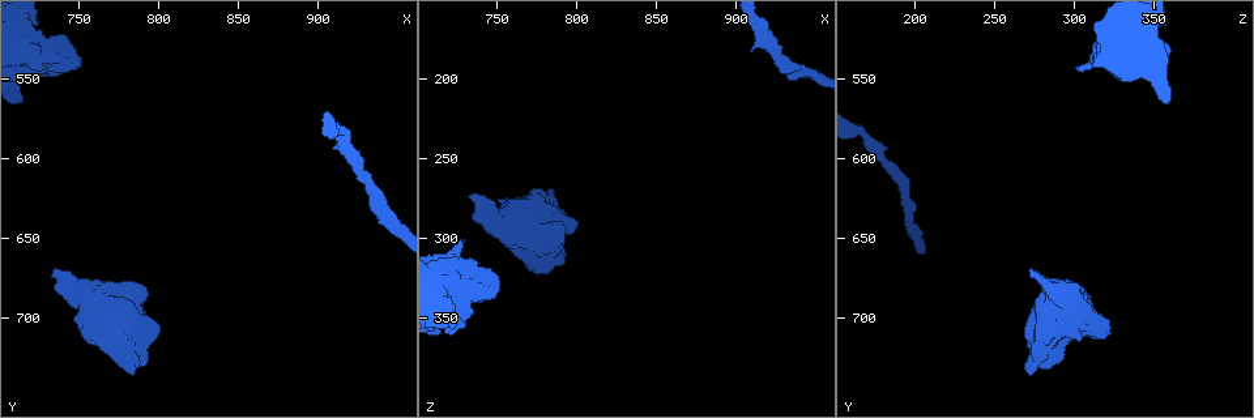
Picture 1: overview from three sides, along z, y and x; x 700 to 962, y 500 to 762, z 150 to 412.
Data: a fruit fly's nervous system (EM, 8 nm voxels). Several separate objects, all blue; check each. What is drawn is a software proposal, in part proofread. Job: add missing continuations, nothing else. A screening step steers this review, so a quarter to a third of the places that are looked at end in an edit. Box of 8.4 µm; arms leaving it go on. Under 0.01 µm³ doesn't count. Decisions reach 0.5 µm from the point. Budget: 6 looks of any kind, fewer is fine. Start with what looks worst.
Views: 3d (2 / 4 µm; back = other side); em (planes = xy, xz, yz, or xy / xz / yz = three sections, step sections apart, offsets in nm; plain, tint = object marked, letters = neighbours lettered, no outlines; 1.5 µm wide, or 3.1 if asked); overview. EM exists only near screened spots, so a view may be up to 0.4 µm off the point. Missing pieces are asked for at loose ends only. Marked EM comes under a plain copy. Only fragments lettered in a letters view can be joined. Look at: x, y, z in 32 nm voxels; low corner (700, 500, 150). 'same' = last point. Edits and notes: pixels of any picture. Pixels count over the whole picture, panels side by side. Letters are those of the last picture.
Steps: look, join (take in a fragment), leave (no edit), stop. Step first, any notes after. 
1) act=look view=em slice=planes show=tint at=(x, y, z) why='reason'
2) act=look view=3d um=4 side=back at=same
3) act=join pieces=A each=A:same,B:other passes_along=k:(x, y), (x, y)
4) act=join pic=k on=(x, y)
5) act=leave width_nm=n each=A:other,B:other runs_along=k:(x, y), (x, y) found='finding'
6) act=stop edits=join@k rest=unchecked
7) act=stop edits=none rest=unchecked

act=look view=3d um=2 at=(734, 670, 272) why='an open end'

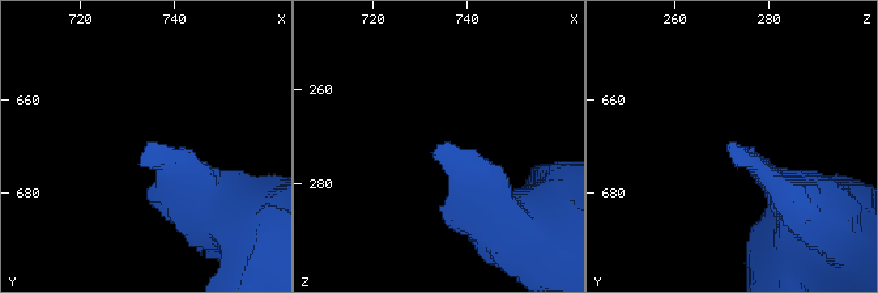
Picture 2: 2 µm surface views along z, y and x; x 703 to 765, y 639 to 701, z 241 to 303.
act=look view=em slice=planes show=letters at=(735, 670, 271)

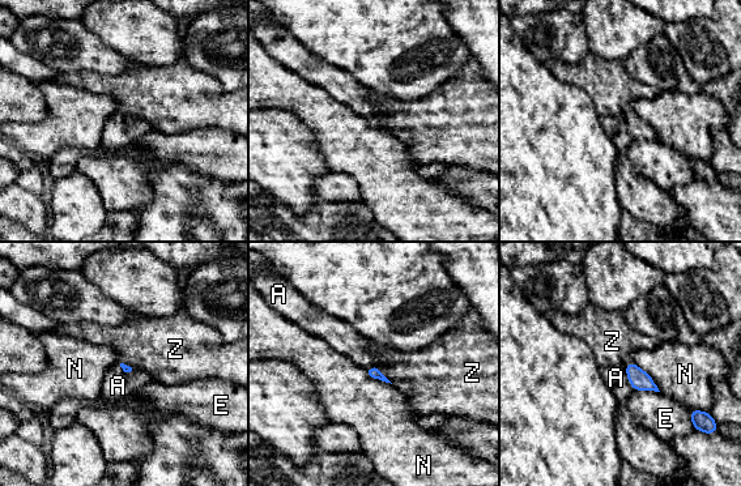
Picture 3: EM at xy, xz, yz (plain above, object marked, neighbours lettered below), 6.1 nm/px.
act=join pieces=A each=A:same,E:other,N:other,Z:other passes_along=3:(639, 380), (627, 378), (616, 378) found='the neuron continues'

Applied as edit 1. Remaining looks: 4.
act=look view=em slice=planes show=letters at=(726, 546, 302) why='branch stops here'

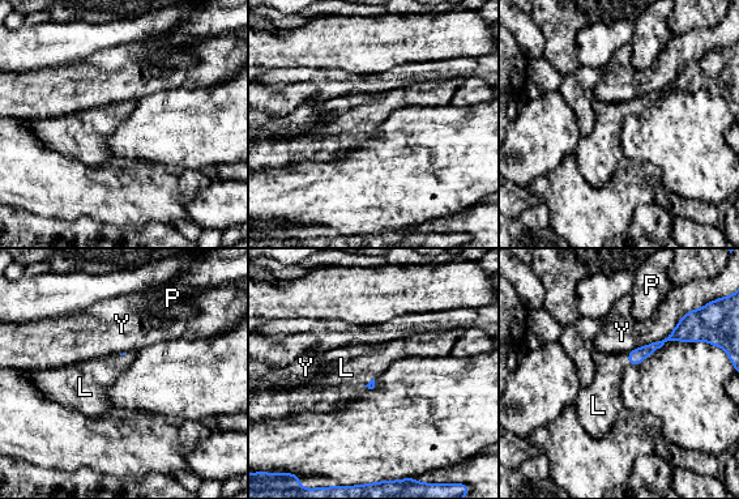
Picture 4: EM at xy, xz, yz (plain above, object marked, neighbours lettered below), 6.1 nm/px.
act=join pieces=L each=L:same,P:other,Y:other passes_along=4:(640, 353), (628, 359), (603, 391) found='the neuron continues'

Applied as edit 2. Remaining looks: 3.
act=look view=overview why='redraw'

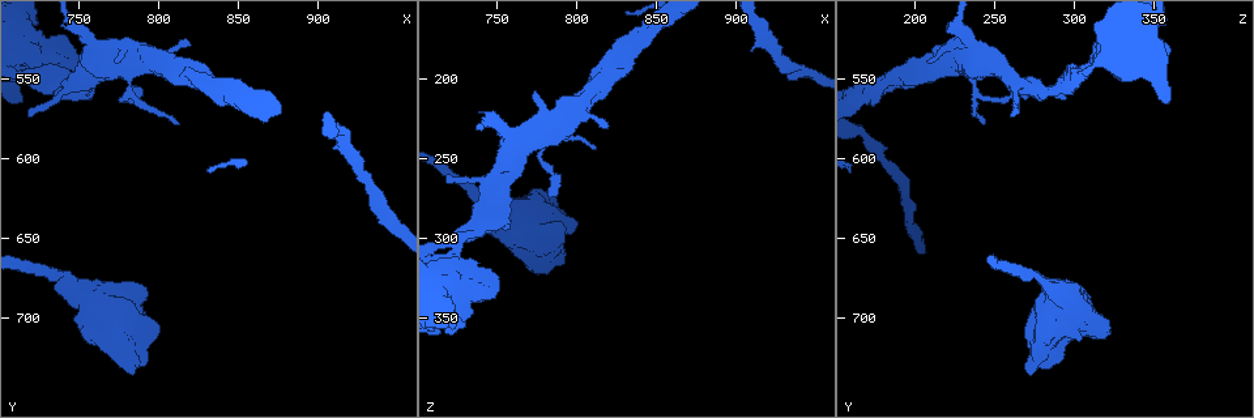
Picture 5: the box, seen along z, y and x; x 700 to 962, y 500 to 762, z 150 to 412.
act=look view=em slice=xy step=8 show=tint at=(782, 708, 320) why='an open end'

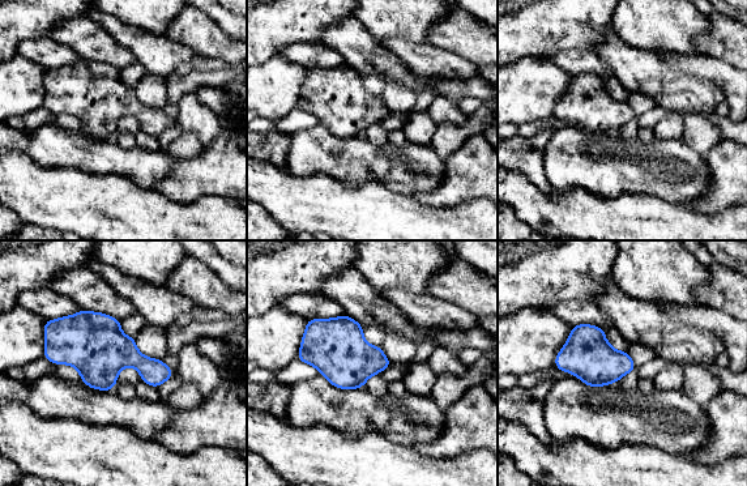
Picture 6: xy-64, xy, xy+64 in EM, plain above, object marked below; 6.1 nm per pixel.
act=look view=em slice=planes show=letters at=same why='cut it another way'

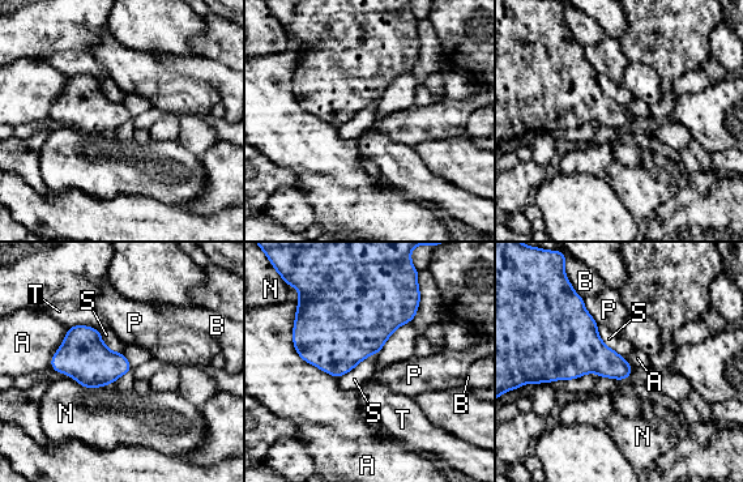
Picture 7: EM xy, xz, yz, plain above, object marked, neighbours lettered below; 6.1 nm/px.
act=leave each=A:other,B:other,N:other,P:other,S:other,T:other border=7:(294, 320), (295, 352), (336, 379) found='none of them fits'

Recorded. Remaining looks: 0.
act=stop edits=join@3,join@4 rest=unchecked

